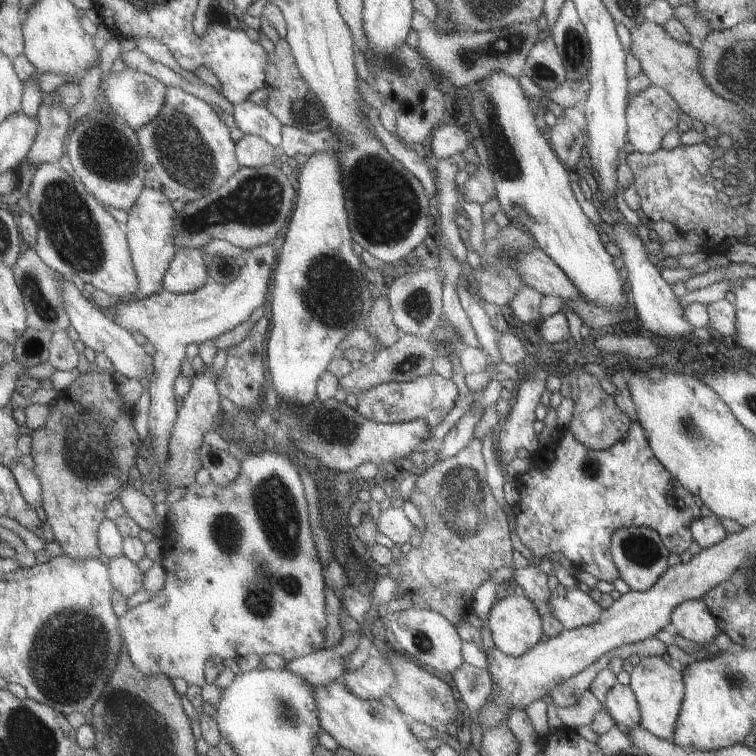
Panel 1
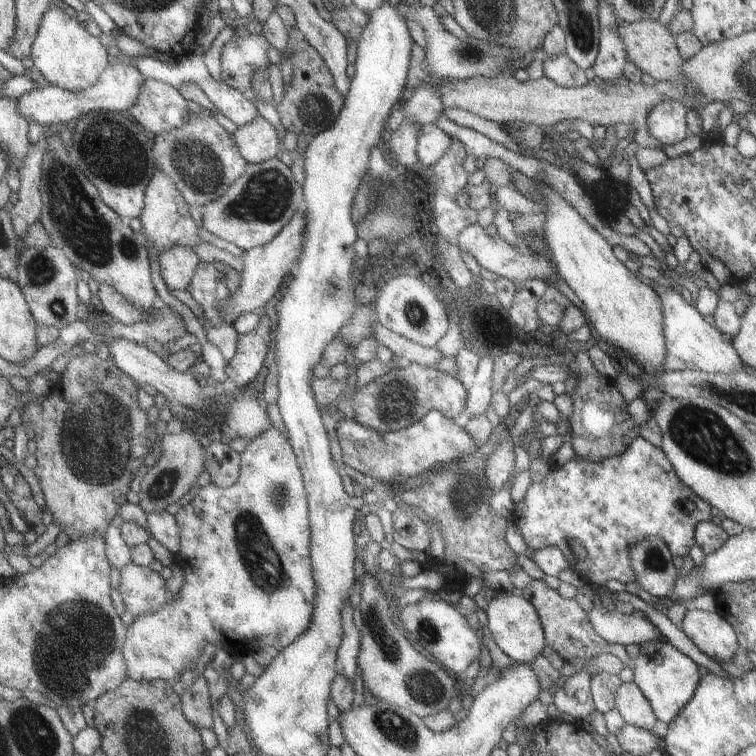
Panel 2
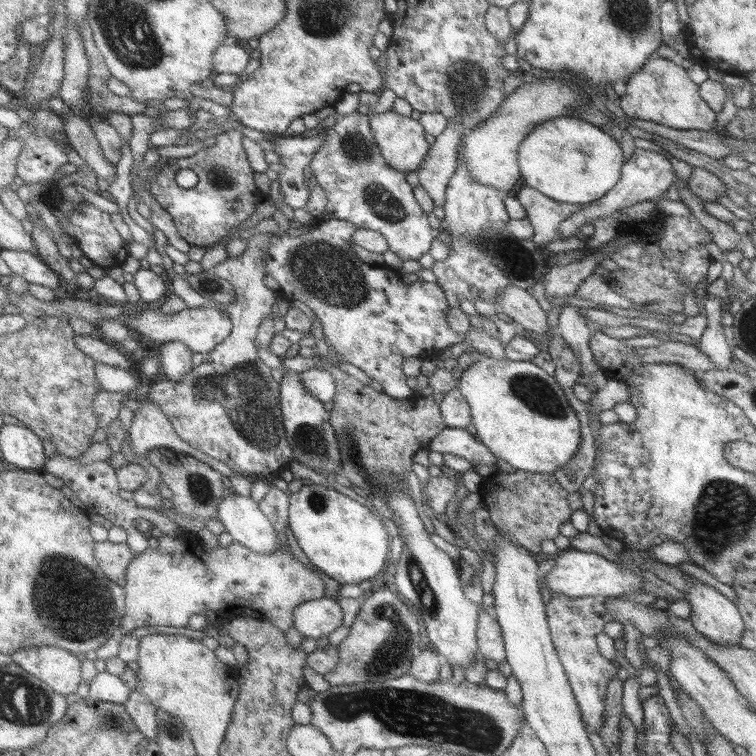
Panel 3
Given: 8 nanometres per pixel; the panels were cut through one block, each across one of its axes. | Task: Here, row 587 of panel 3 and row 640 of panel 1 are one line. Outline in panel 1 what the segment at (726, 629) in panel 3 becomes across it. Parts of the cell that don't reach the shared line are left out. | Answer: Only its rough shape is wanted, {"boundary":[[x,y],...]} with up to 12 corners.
{"boundary":[[699,600],[677,604],[669,629],[692,643],[720,633]]}

